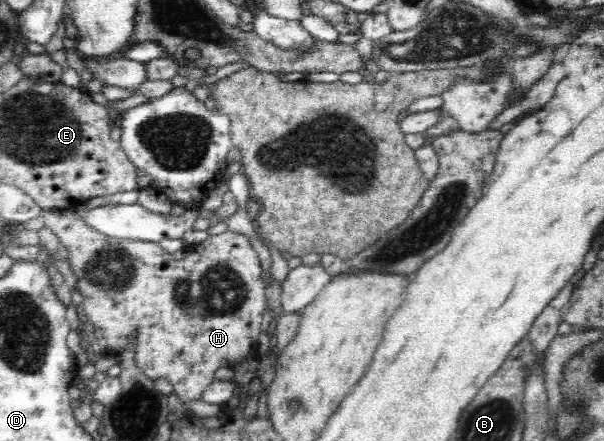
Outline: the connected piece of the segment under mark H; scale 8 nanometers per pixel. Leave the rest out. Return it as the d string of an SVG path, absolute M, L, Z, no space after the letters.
M41 209L39 216L44 218L45 230L49 230L53 233L53 235L59 239L60 246L65 247L68 251L69 258L67 261L69 261L74 274L77 276L77 279L79 279L79 283L77 283L77 287L79 287L78 291L84 297L79 311L87 315L89 321L93 323L97 343L102 348L105 348L106 352L120 353L124 350L127 341L129 341L129 335L134 333L137 343L134 356L137 367L141 370L141 373L145 374L151 381L159 378L169 379L173 384L175 394L179 396L182 402L192 402L201 399L207 386L215 379L214 371L217 371L219 367L228 367L233 370L240 361L243 361L243 359L249 357L249 355L251 356L257 353L259 345L258 338L260 335L259 327L263 319L263 314L266 311L265 294L263 294L263 279L261 277L261 266L258 254L253 250L249 239L245 235L230 230L218 235L210 235L204 241L198 243L198 245L186 247L185 258L176 261L171 254L166 253L155 242L115 239L104 236L87 226L81 215L74 215L69 211Z

